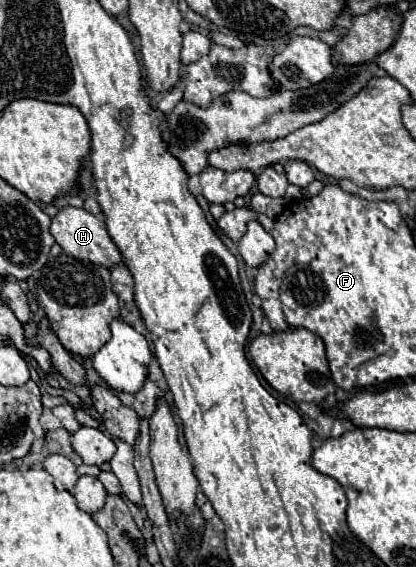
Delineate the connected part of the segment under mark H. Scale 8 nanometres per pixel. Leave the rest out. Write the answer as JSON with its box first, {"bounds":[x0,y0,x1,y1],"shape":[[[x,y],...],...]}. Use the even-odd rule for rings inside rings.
{"bounds":[51,207,121,267],"shape":[[[77,207],[59,209],[57,215],[51,219],[51,235],[61,245],[61,249],[75,259],[85,259],[85,261],[91,261],[91,263],[103,265],[103,267],[121,263],[121,253],[119,253],[117,245],[113,243],[113,239],[109,237],[105,221],[91,215],[85,209],[77,209]]]}

